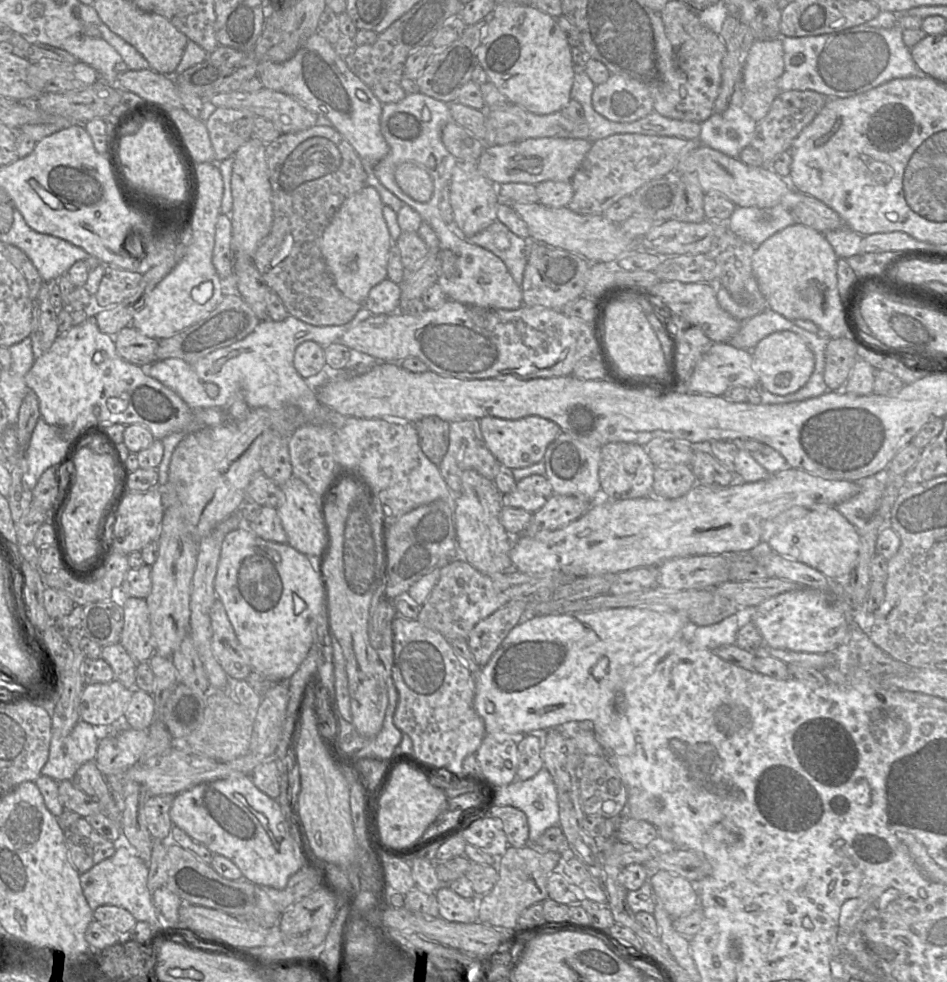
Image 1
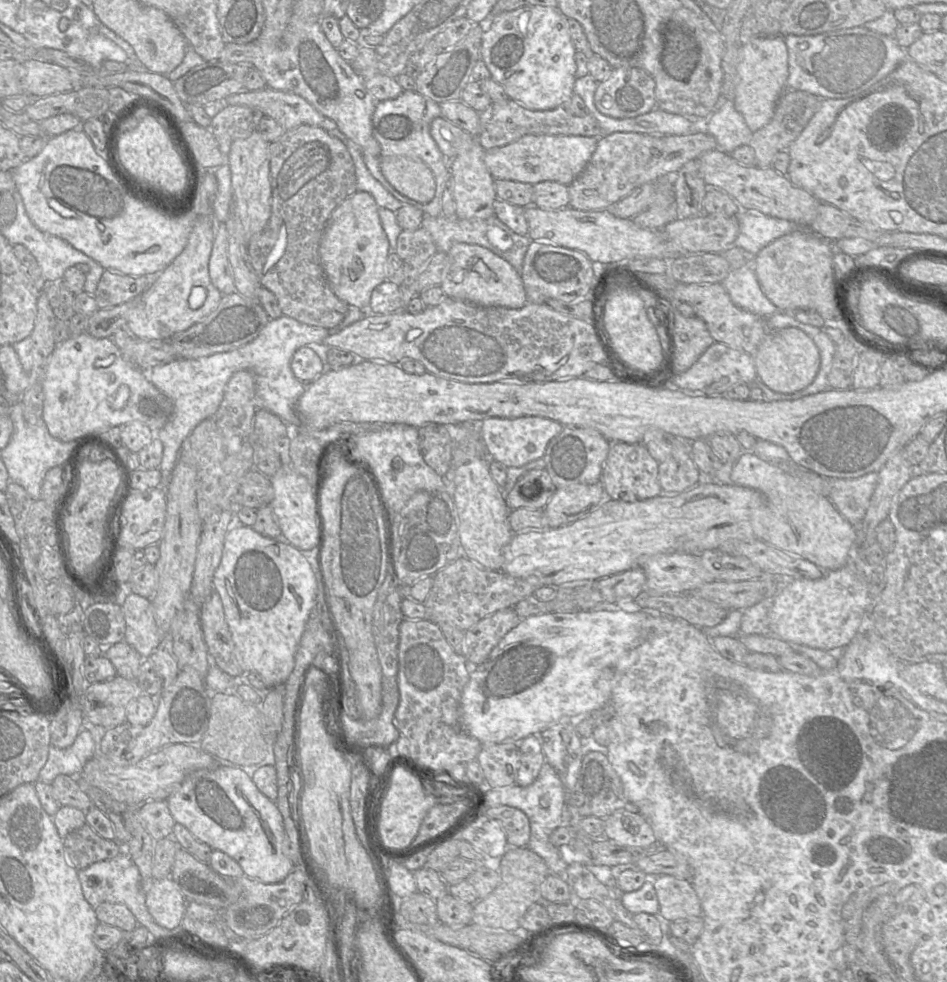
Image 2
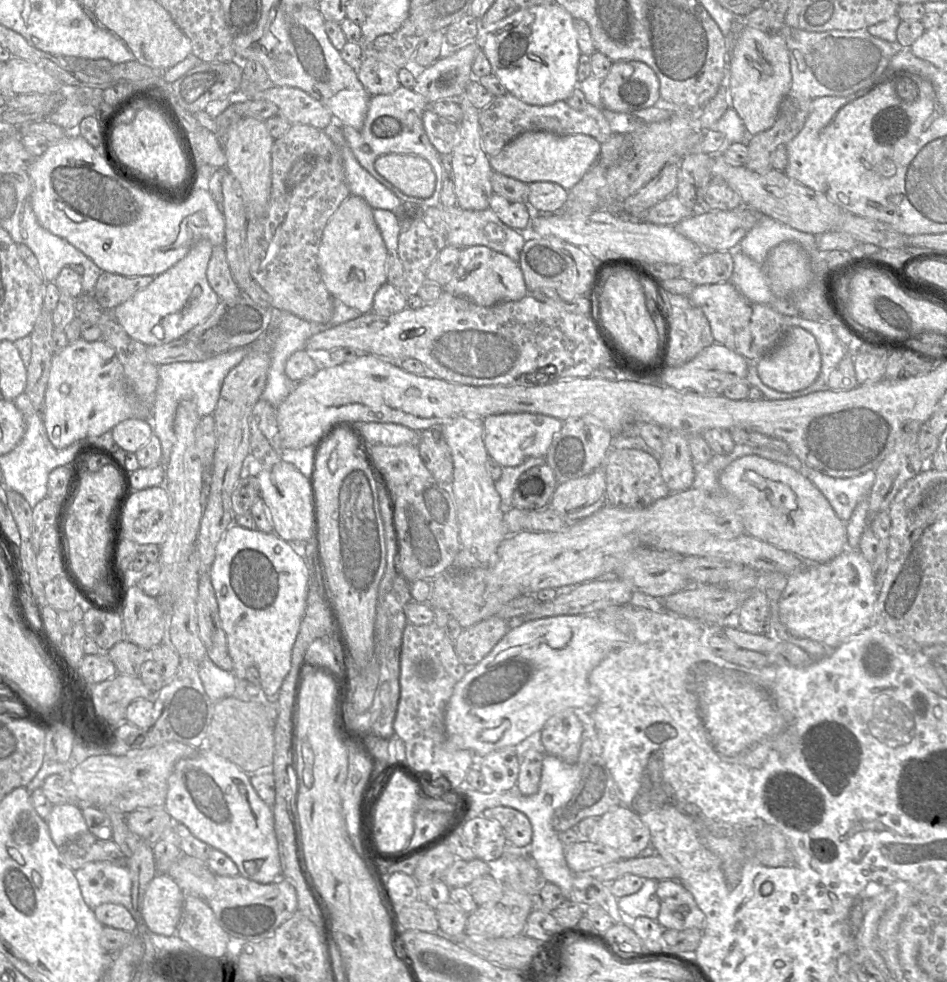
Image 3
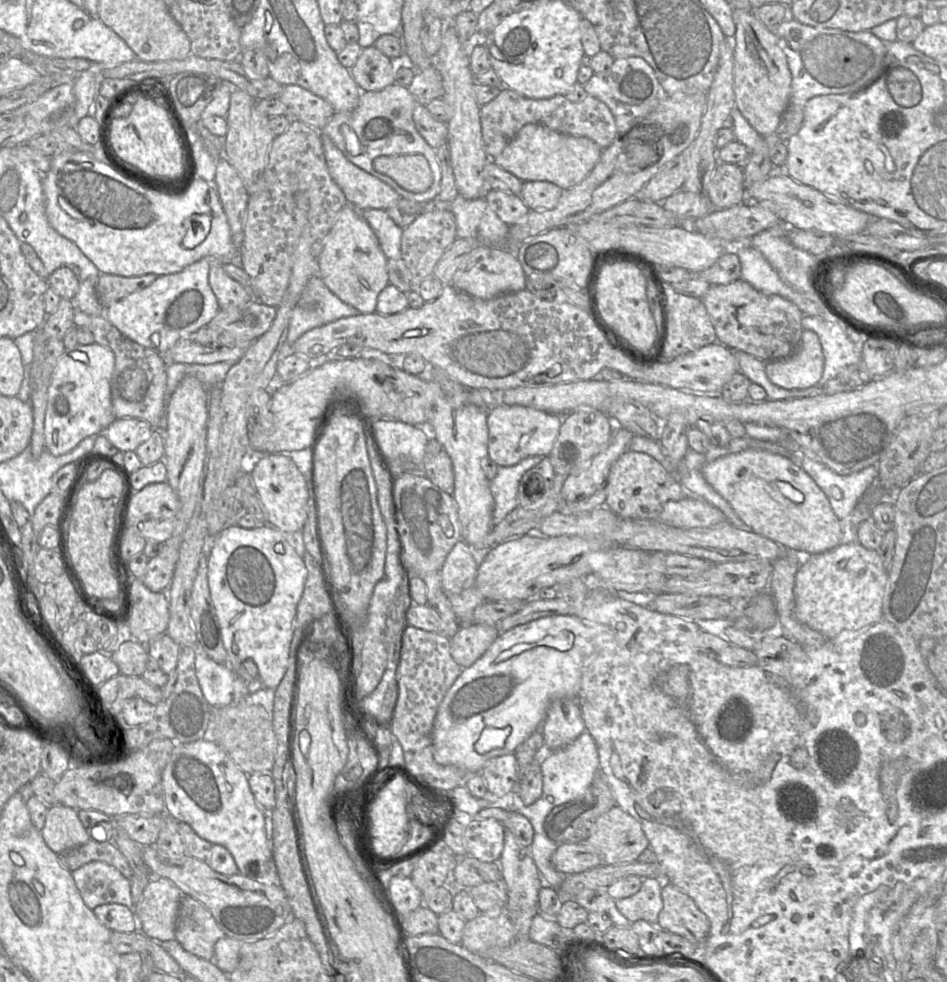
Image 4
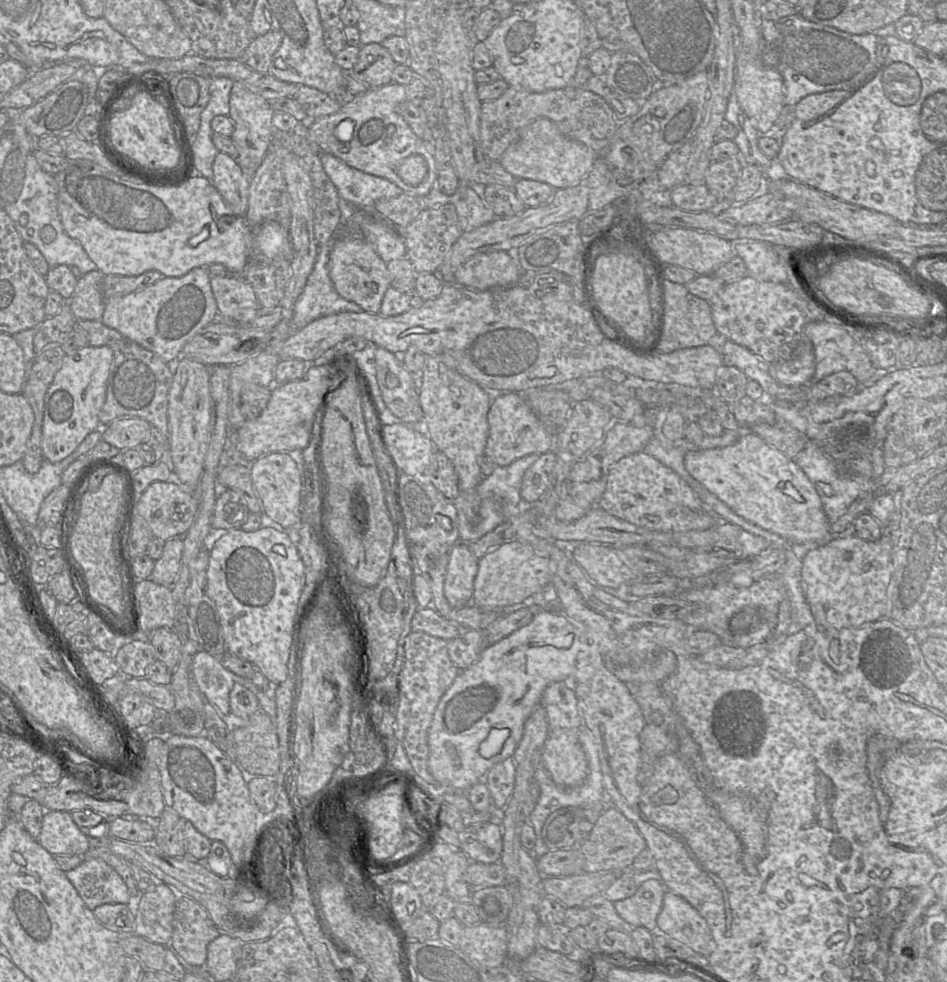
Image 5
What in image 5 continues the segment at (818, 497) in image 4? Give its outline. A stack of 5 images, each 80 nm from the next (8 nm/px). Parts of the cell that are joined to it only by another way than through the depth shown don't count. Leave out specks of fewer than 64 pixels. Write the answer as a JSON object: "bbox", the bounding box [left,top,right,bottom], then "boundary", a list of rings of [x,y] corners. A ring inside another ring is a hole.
{"bbox":[684,431,831,545],"boundary":[[[751,431],[741,433],[738,440],[723,448],[689,451],[684,457],[689,474],[745,520],[781,536],[786,543],[820,545],[831,539],[830,524],[820,496],[804,471],[779,450]]]}

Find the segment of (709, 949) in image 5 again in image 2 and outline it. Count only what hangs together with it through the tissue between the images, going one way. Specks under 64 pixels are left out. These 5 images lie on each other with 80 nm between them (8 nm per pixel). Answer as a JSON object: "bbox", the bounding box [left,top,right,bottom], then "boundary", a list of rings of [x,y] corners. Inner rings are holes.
{"bbox":[651,875,702,923],"boundary":[[[671,875],[651,877],[659,903],[659,917],[670,923],[677,920],[702,917],[702,909],[689,880]]]}

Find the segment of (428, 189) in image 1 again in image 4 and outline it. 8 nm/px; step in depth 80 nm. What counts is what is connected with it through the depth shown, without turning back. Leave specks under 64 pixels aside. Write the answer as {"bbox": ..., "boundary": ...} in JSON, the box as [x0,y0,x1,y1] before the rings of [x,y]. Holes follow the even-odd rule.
{"bbox":[373,154,433,193],"boundary":[[[422,154],[381,156],[374,160],[373,165],[377,172],[389,176],[412,193],[427,191],[433,182],[429,163]]]}

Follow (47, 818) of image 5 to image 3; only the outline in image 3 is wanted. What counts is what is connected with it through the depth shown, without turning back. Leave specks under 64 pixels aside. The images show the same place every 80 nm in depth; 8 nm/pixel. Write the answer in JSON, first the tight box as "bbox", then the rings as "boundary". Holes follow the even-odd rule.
{"bbox":[47,803,88,847],"boundary":[[[78,803],[53,805],[47,825],[52,841],[61,847],[71,837],[88,831]]]}

